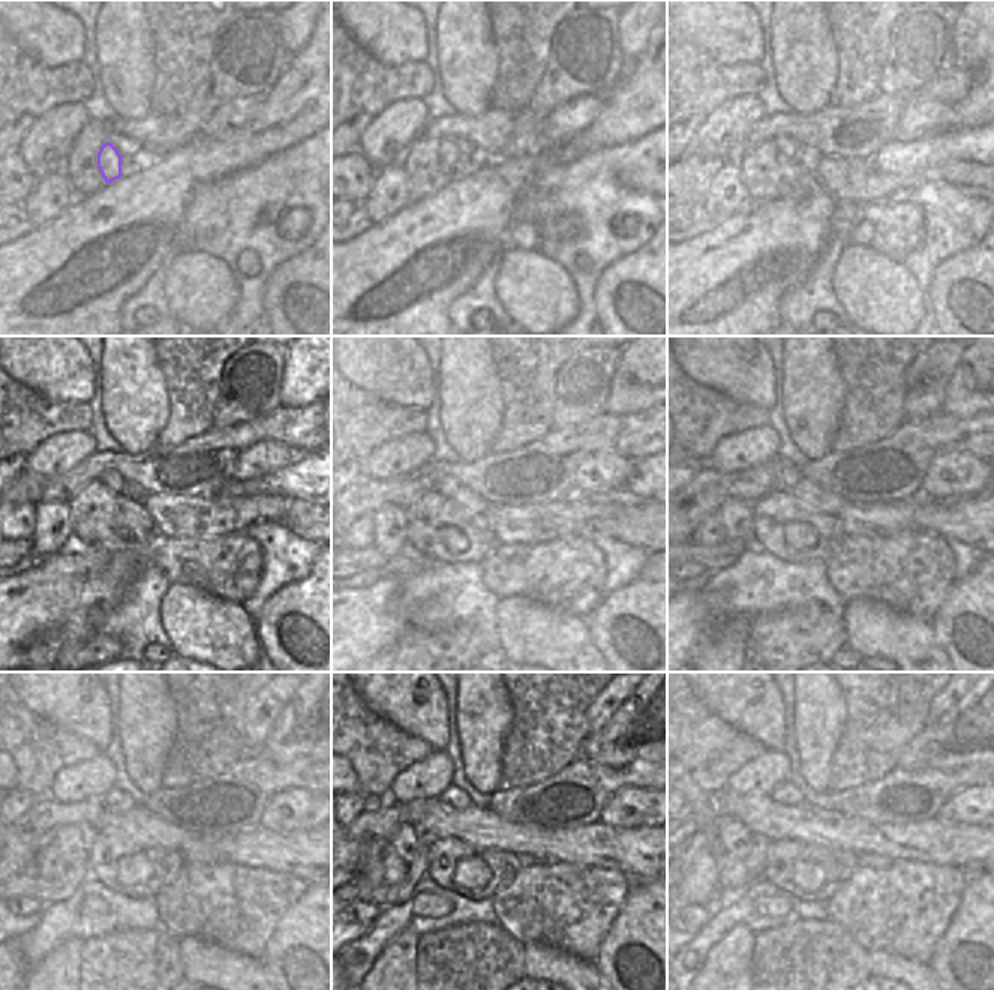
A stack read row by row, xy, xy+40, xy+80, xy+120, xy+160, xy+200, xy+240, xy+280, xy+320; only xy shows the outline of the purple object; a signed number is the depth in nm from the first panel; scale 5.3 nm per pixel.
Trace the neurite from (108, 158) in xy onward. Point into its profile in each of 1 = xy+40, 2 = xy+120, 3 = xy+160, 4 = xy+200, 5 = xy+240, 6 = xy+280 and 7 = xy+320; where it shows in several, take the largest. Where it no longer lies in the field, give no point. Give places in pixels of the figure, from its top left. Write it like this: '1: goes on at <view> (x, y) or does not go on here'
1: goes on at xy+40 (449, 153)
2: goes on at xy+120 (113, 480)
3: goes on at xy+160 (447, 486)
4: goes on at xy+200 (790, 473)
5: goes on at xy+240 (116, 800)
6: goes on at xy+280 (453, 797)
7: goes on at xy+320 (787, 794)

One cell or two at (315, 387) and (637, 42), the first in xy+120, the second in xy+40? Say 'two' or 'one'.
one

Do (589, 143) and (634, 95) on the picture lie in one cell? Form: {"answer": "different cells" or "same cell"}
{"answer": "same cell"}

